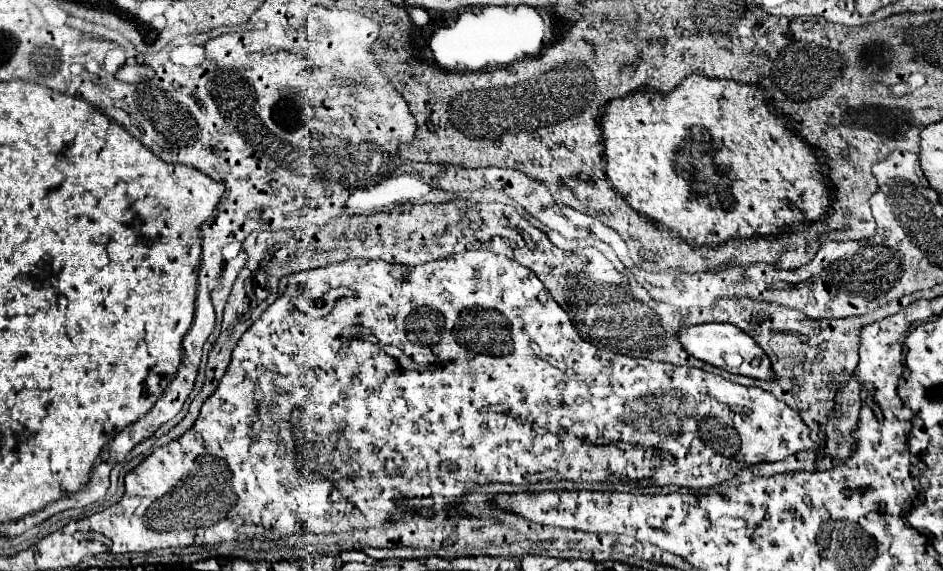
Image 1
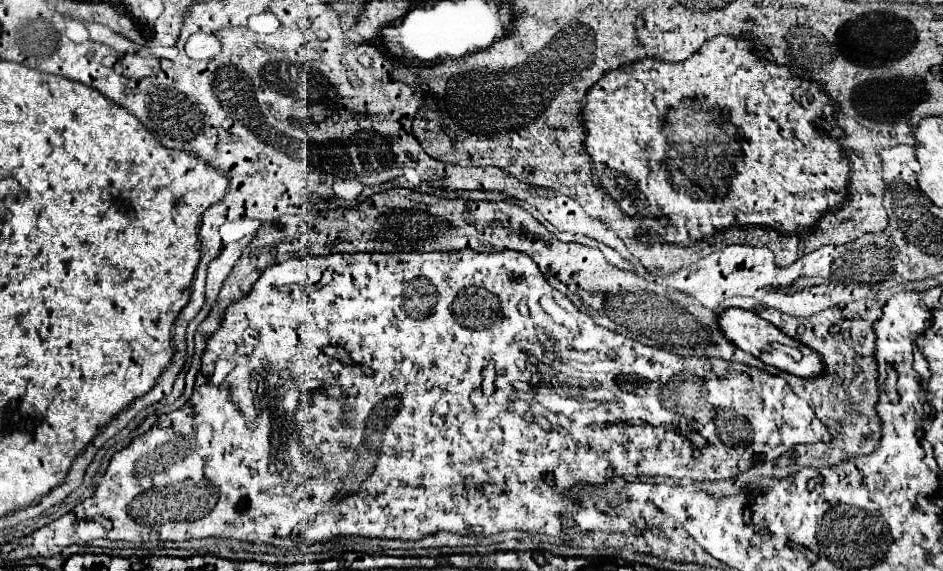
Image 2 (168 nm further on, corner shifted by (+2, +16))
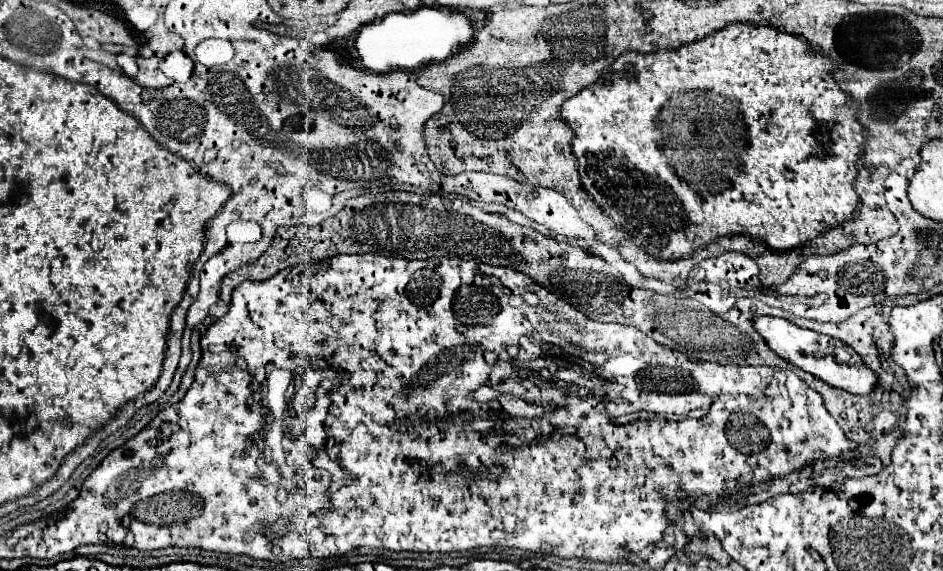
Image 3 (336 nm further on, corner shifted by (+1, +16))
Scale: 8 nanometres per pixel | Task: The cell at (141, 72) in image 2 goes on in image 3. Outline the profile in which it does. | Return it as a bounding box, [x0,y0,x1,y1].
[134,56,172,88]

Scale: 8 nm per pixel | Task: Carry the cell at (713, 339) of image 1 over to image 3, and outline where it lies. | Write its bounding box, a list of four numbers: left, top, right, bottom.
[752,316,876,394]

